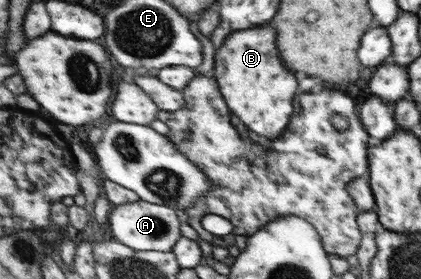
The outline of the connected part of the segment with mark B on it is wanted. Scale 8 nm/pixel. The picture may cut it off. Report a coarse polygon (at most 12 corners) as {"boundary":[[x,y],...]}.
{"boundary":[[277,29],[228,35],[214,59],[231,115],[279,138],[299,79]]}

